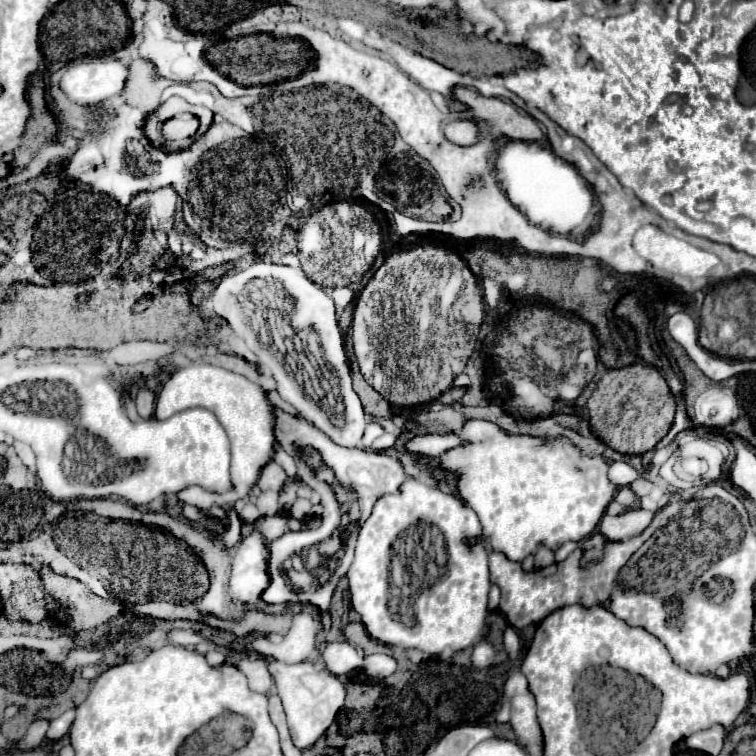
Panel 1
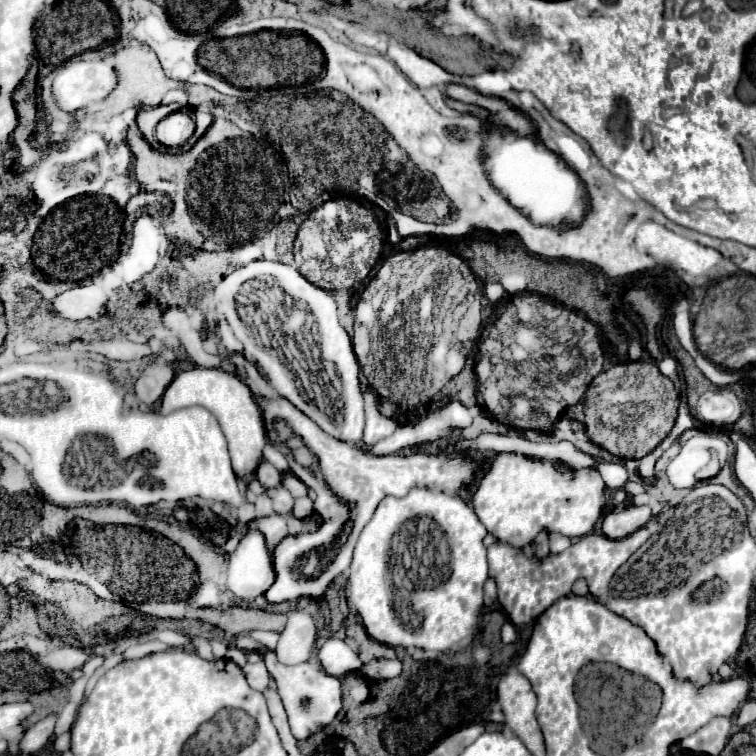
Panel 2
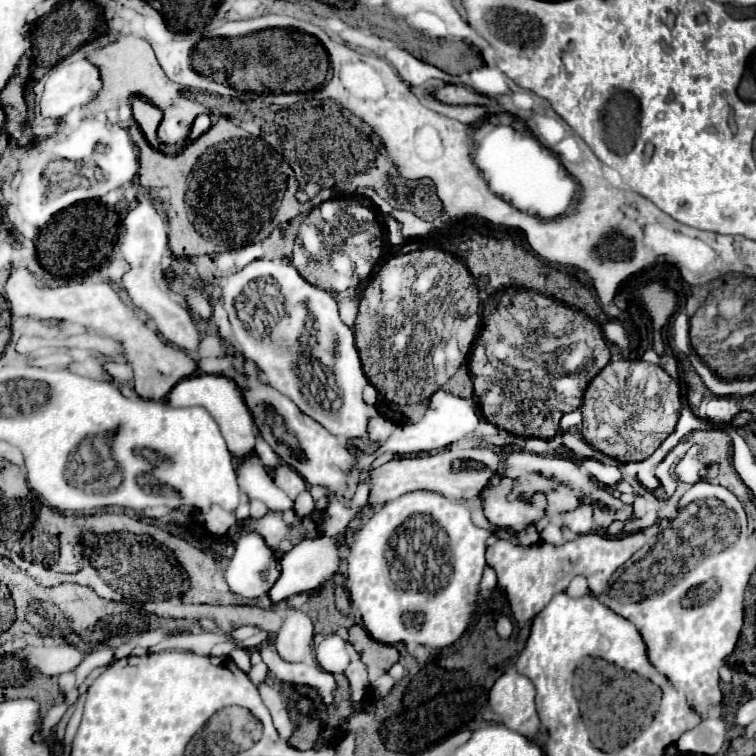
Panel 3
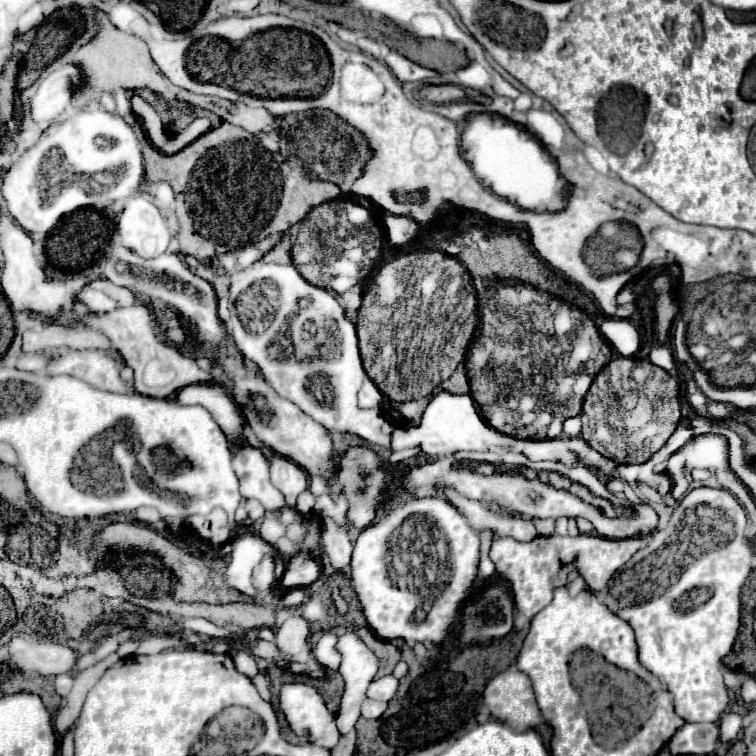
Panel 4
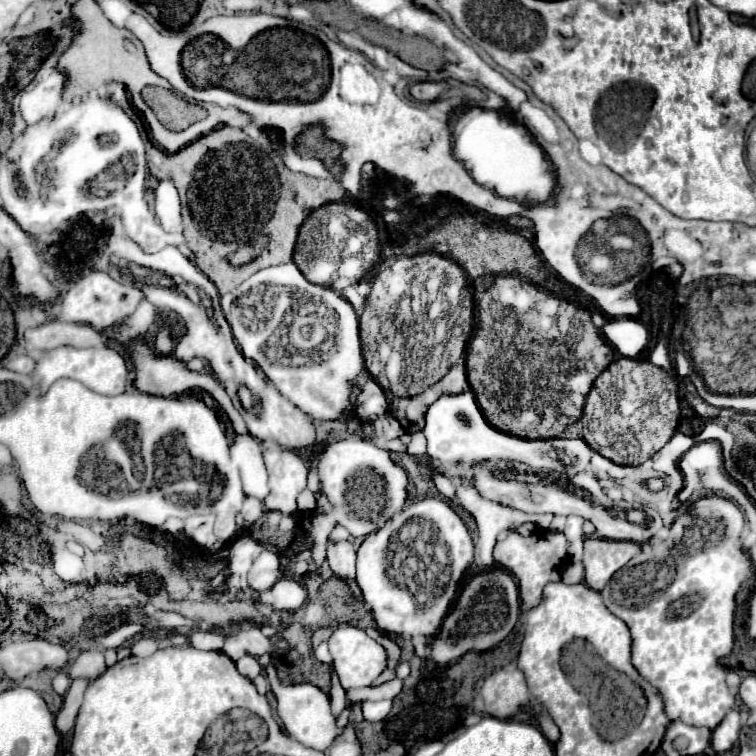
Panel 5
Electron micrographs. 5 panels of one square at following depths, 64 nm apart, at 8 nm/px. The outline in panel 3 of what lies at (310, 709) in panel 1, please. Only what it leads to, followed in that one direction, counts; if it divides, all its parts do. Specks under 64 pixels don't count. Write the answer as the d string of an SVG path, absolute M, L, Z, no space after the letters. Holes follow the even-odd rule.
M274 642L260 644L258 652L260 652L262 660L268 664L274 678L278 678L280 682L292 684L292 686L310 686L310 688L318 690L318 694L322 696L322 702L326 706L332 706L332 700L334 700L332 694L336 688L336 680L330 672L326 672L314 664L282 660L276 652Z

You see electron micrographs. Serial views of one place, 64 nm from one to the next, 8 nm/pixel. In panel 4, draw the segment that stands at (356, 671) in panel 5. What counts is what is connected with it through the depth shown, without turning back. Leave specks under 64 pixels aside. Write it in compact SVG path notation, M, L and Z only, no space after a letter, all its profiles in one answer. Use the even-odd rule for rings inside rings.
M352 630L344 632L338 636L338 644L336 650L342 654L342 662L338 668L338 674L344 678L344 694L342 694L342 702L340 702L340 710L336 714L336 724L340 734L348 734L356 720L360 718L360 704L366 700L366 688L370 686L370 682L374 680L378 668L380 668L380 660L378 656L368 648L368 644Z

